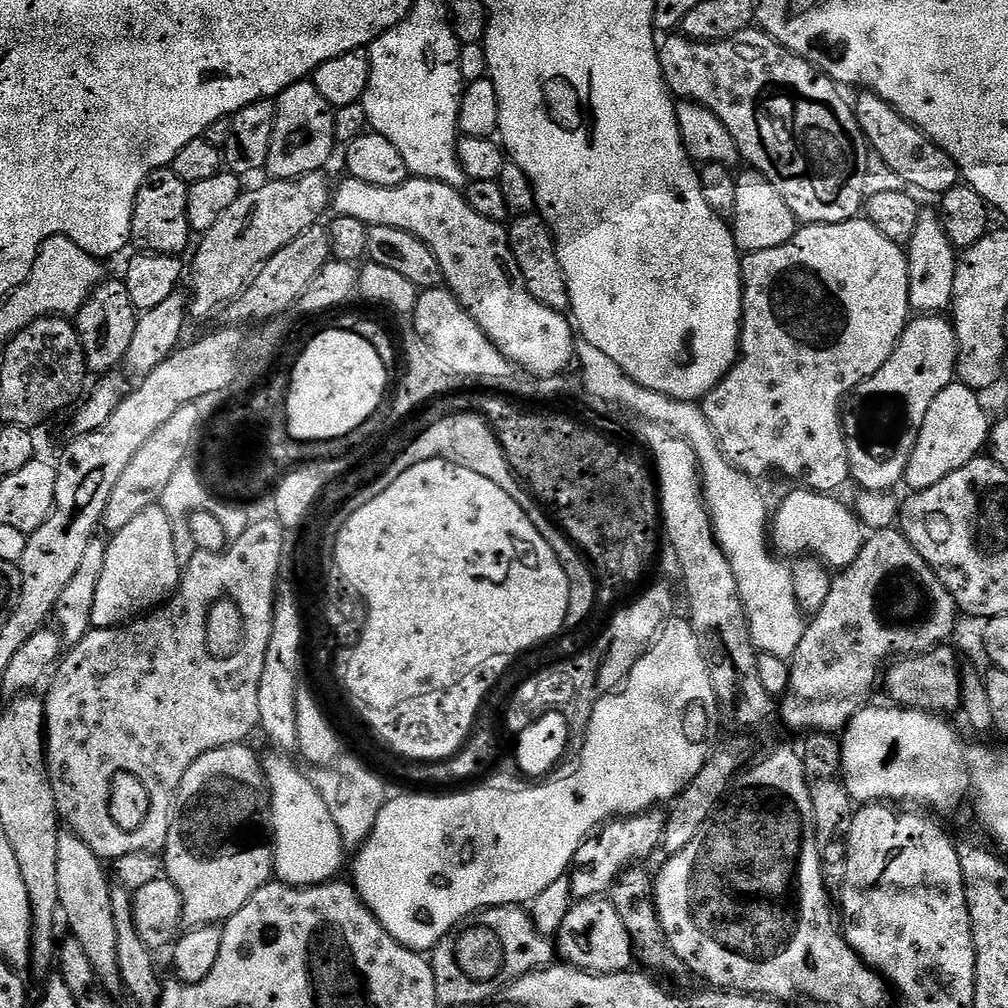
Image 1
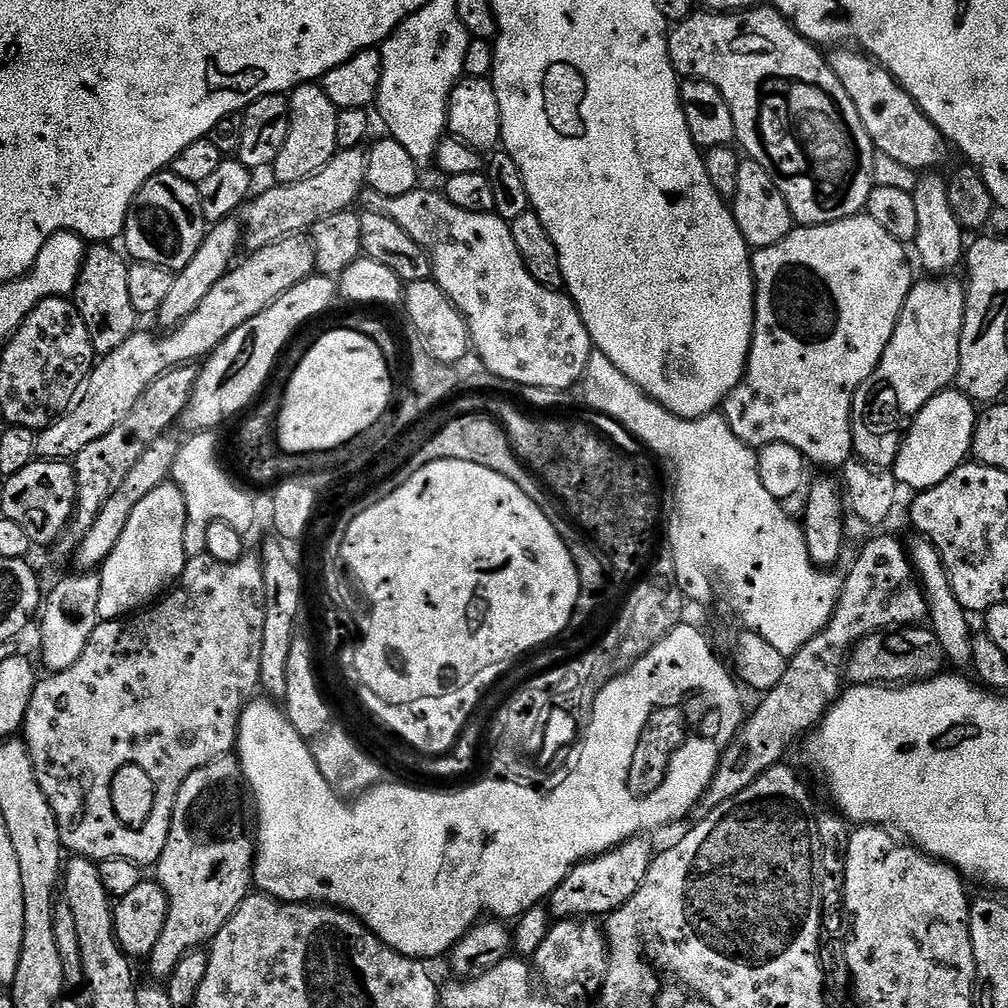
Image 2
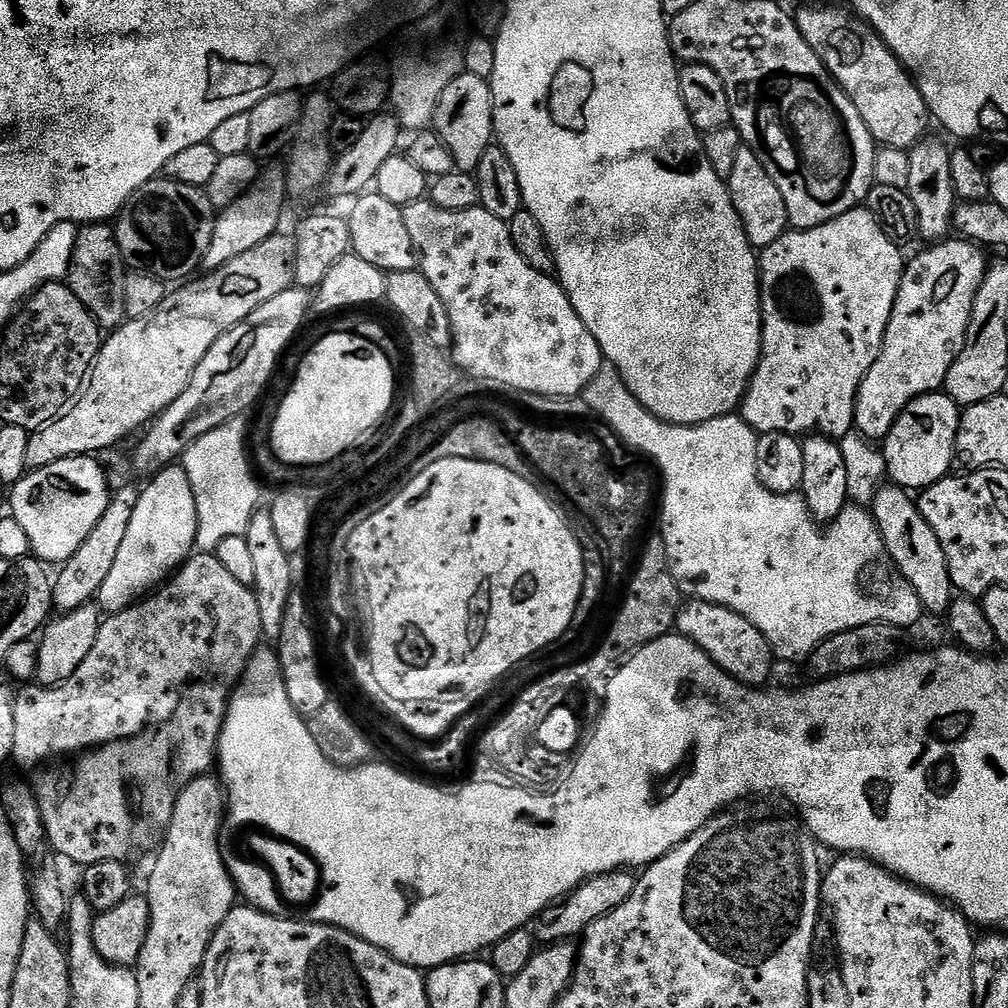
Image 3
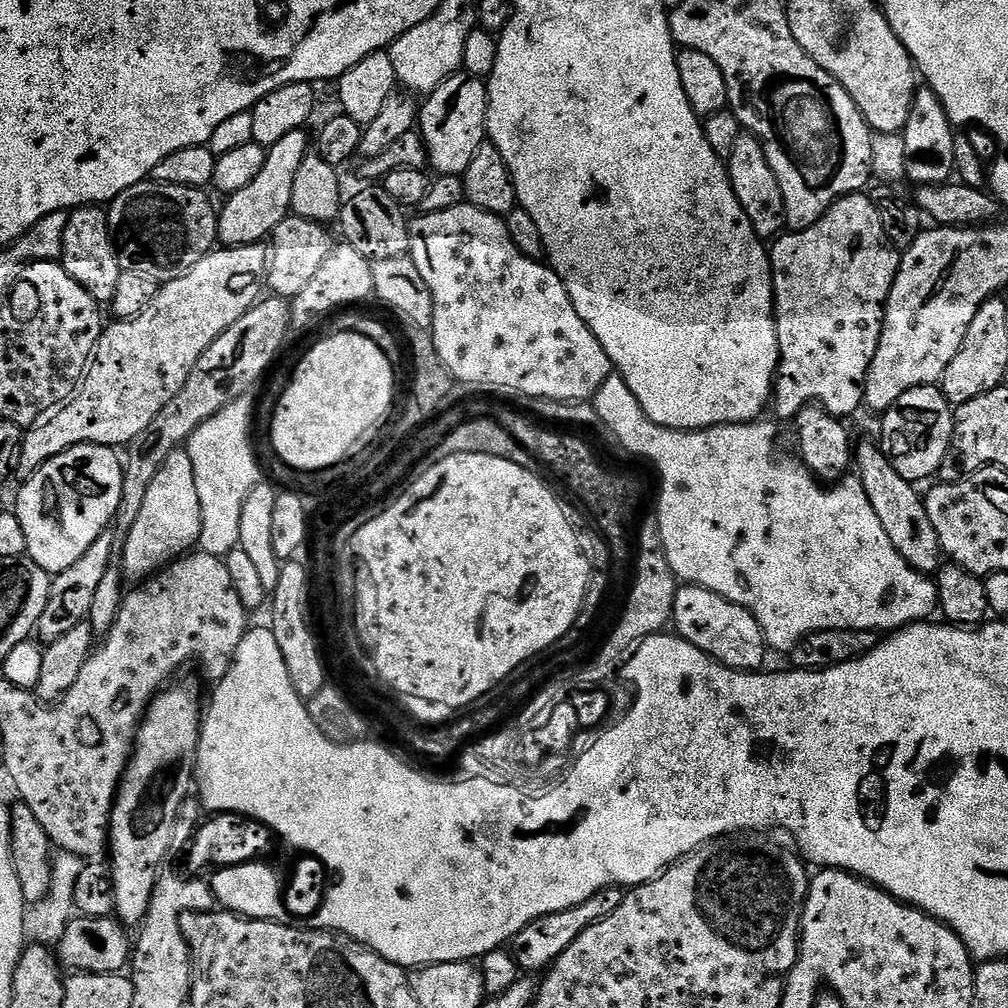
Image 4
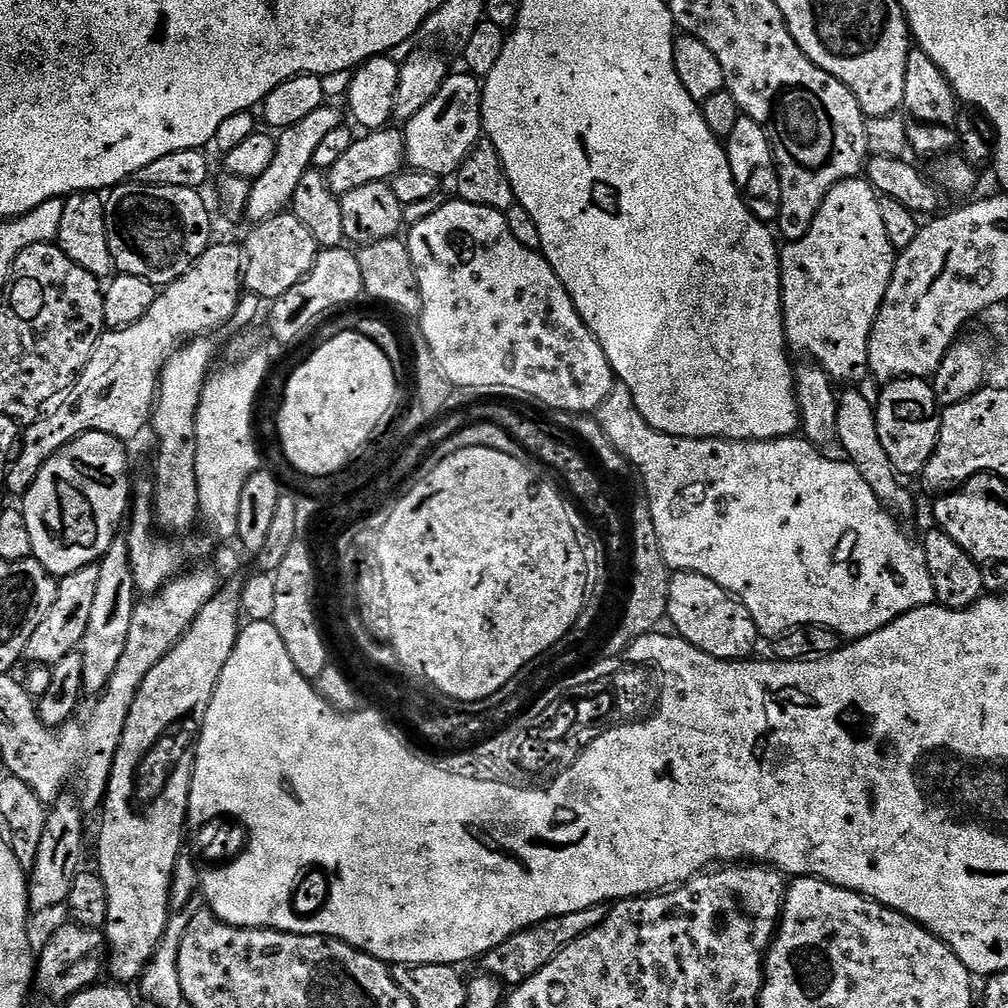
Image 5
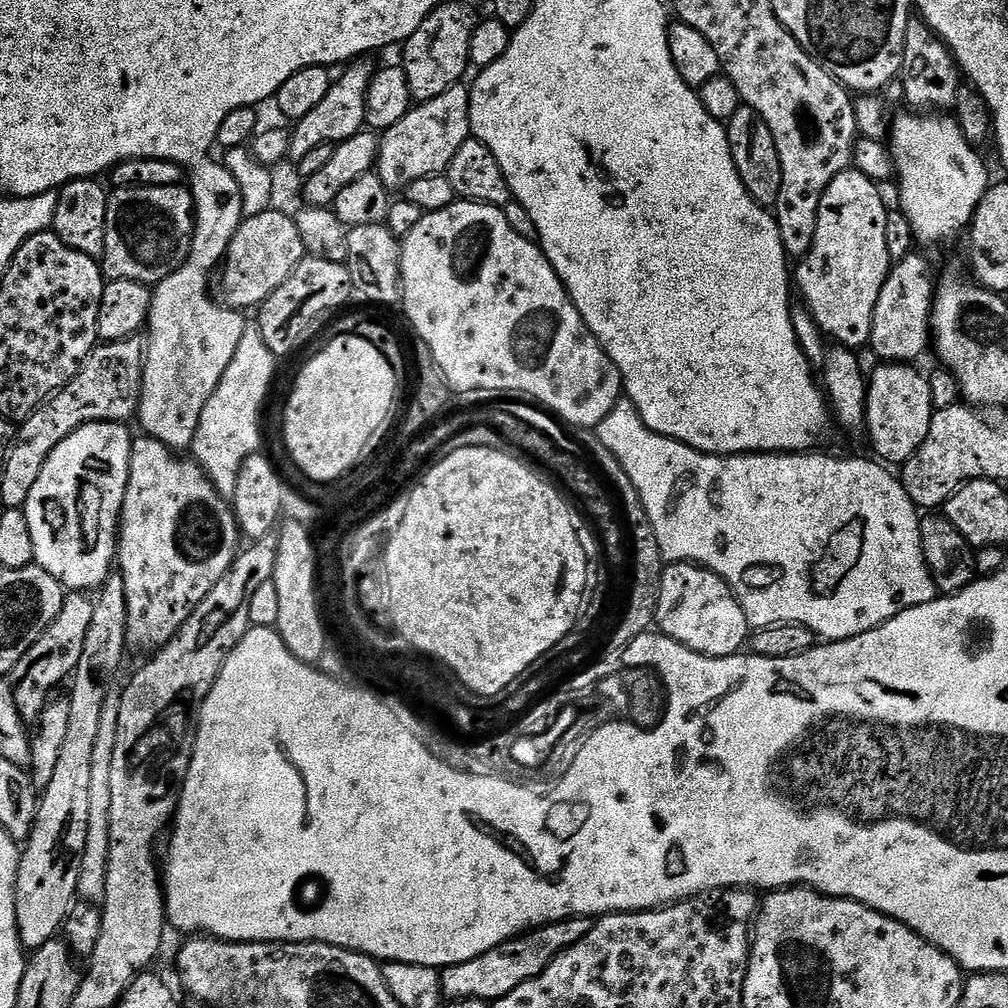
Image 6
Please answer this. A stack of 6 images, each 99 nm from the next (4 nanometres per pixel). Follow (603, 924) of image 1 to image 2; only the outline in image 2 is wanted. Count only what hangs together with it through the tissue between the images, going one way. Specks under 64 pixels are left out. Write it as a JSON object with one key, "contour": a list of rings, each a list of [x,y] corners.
{"contour":[[[577,918],[558,920],[549,927],[546,939],[538,946],[534,957],[535,975],[549,993],[580,1000],[595,992],[597,995],[603,989],[604,975],[608,972],[608,941],[605,929],[596,924],[599,923],[592,918]]]}

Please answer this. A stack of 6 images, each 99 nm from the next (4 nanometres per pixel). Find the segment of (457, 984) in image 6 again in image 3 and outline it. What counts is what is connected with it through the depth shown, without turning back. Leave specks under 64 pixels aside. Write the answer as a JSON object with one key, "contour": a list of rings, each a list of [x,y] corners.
{"contour":[[[628,870],[603,872],[584,880],[567,896],[557,900],[554,904],[549,904],[536,917],[534,935],[537,945],[547,946],[563,940],[572,942],[583,937],[584,931],[594,922],[598,922],[598,918],[606,918],[606,914],[618,910],[618,906],[622,906],[622,902],[626,902],[626,898],[630,898],[630,894],[634,894],[636,881],[637,877]]]}

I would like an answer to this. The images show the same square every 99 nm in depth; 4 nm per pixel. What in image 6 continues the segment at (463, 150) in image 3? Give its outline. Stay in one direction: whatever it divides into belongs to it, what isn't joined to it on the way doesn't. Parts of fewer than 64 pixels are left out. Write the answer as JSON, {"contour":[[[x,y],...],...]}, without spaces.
{"contour":[[[463,83],[453,86],[446,94],[417,103],[395,126],[380,136],[380,153],[374,169],[390,190],[403,190],[418,178],[447,173],[454,154],[472,136],[470,126],[469,89]]]}

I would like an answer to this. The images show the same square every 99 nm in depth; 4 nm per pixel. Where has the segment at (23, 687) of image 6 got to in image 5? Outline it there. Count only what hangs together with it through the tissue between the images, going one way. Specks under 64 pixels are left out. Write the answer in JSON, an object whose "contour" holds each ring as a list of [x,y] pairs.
{"contour":[[[95,563],[82,570],[74,570],[74,574],[69,576],[59,577],[54,606],[50,606],[50,614],[42,618],[38,630],[34,630],[34,634],[30,634],[30,642],[26,642],[24,655],[29,661],[32,659],[36,664],[51,666],[66,658],[66,654],[79,649],[90,619],[94,593],[98,586],[99,569],[99,563]]]}

